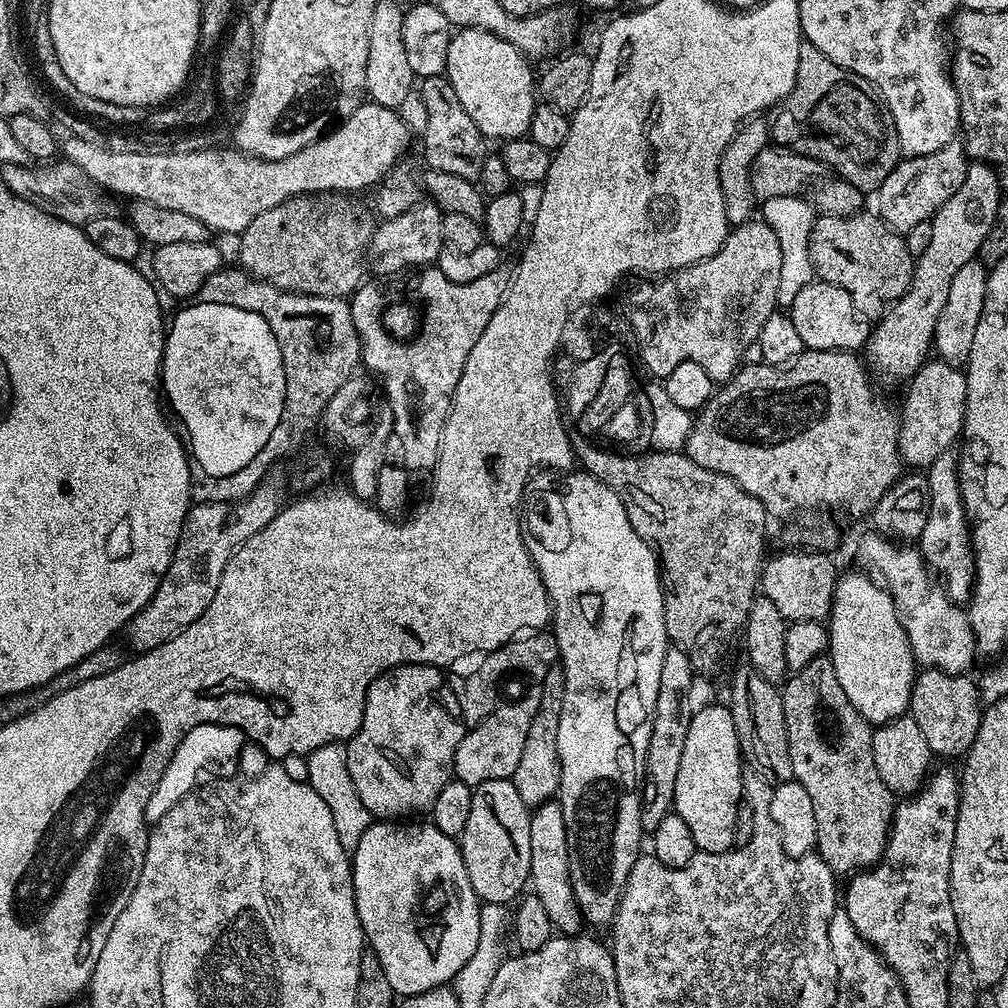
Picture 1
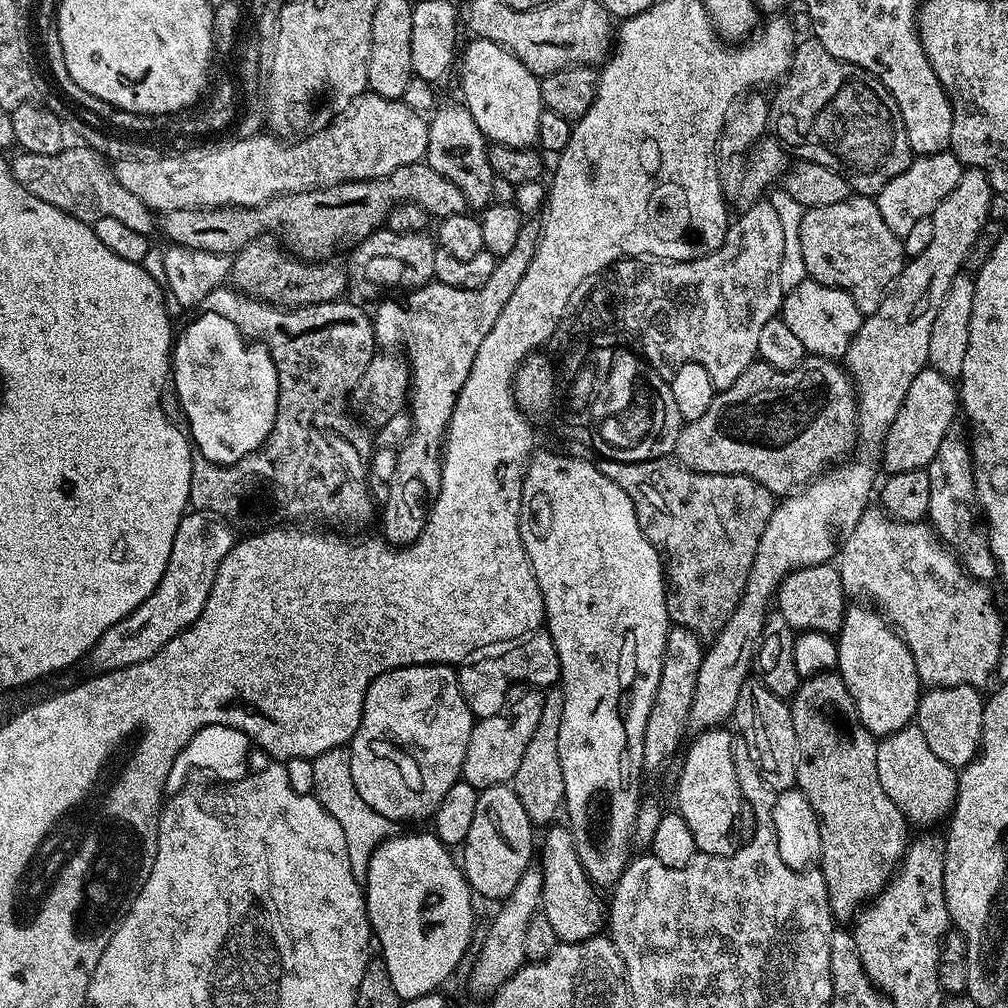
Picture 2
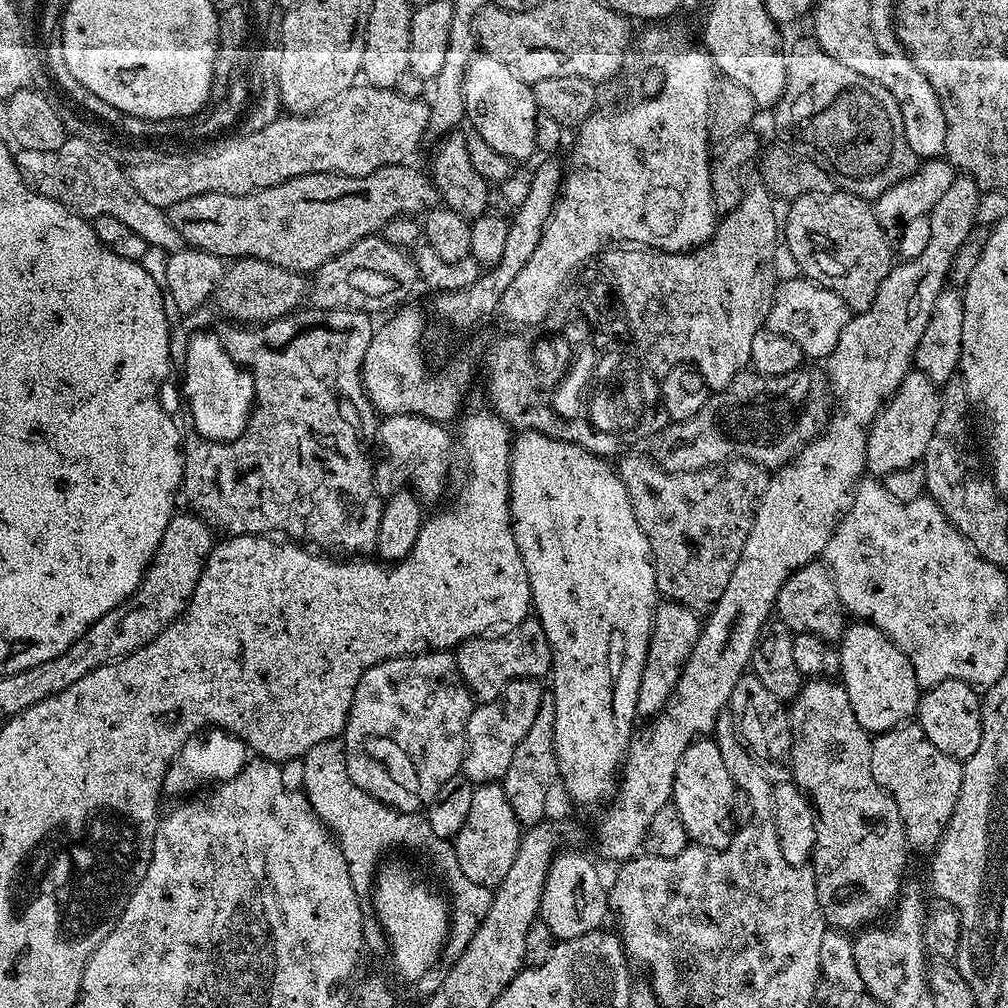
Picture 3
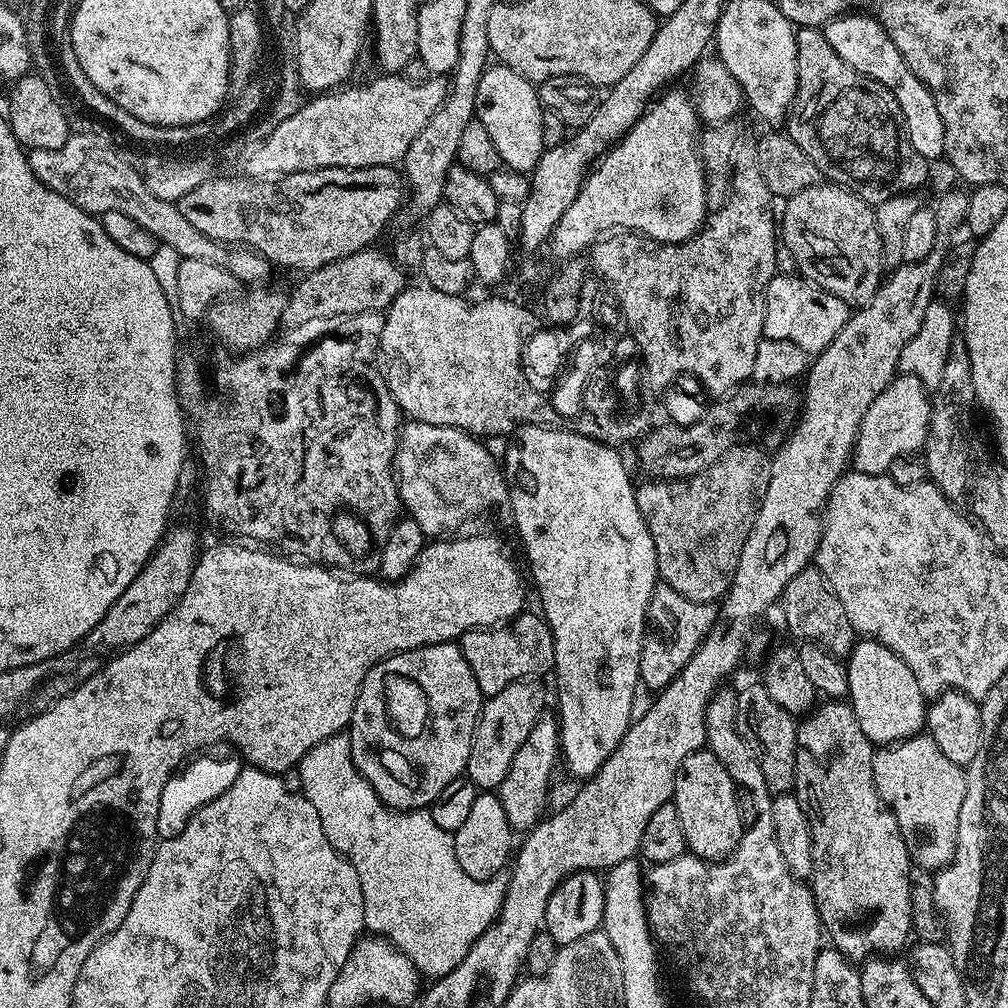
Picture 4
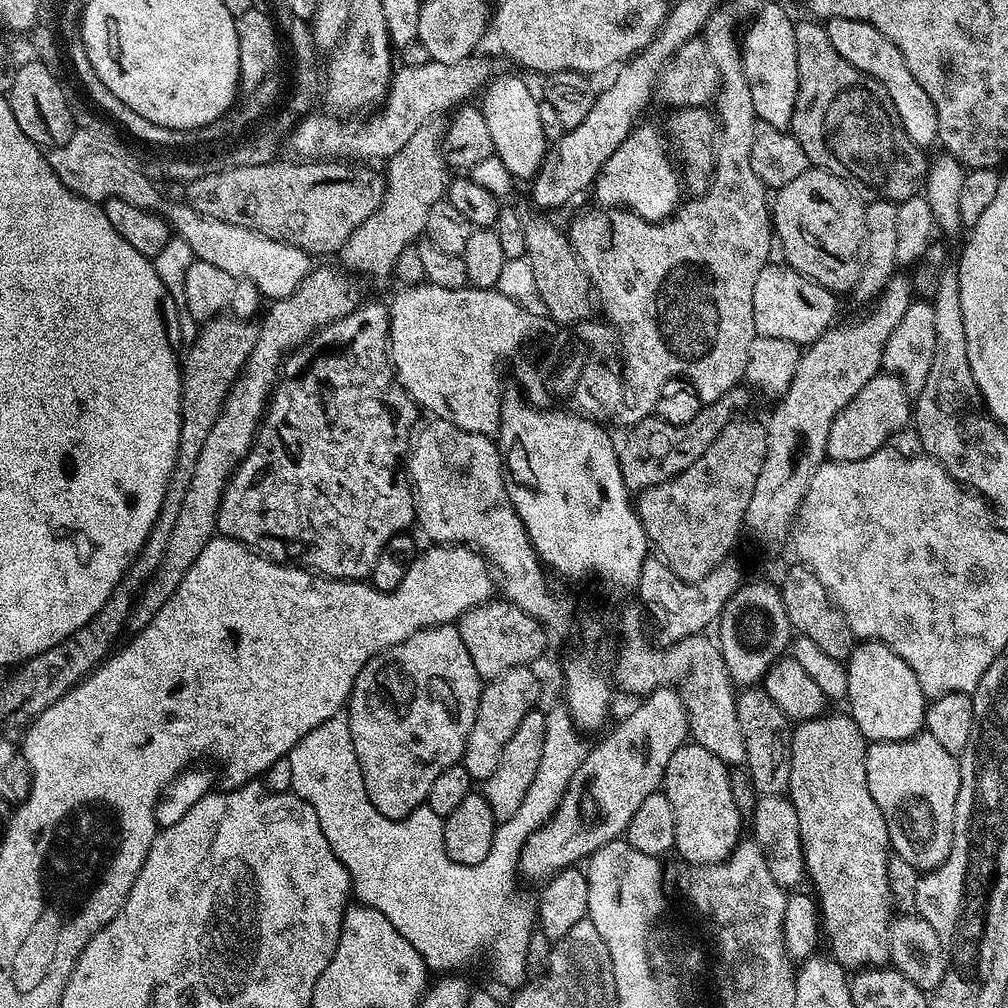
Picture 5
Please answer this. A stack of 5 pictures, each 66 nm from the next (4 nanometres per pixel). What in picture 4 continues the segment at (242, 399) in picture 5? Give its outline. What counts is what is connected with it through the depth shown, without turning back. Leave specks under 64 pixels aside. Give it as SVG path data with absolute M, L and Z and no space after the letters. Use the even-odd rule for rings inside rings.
M369 246L362 252L350 254L344 260L335 260L307 273L303 277L304 281L296 289L291 289L283 323L295 326L310 318L353 316L359 312L383 313L387 310L394 298L404 291L406 272L397 266L391 255L384 253L383 256L376 250Z

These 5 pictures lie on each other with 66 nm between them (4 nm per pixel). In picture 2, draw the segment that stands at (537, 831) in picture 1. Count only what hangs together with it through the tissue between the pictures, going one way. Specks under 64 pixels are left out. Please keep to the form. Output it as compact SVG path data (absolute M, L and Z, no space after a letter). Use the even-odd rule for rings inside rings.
M549 827L544 836L544 845L539 845L538 858L540 864L540 908L550 921L557 941L562 944L582 942L586 938L597 935L601 931L606 920L606 912L600 908L600 900L596 897L597 885L588 879L586 870L582 870L582 864L578 862L578 850L574 850L572 833L567 827Z

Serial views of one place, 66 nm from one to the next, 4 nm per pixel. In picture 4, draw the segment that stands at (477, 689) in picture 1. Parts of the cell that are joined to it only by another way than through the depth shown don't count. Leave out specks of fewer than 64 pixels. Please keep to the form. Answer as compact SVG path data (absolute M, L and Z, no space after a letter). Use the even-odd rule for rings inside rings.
M521 614L503 626L470 628L459 637L458 643L485 698L498 694L498 690L506 690L515 680L544 678L556 663L552 632L539 615Z

